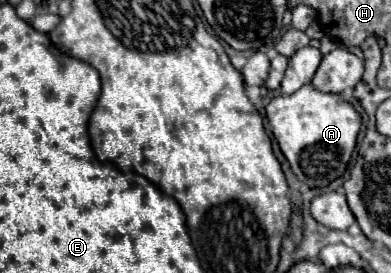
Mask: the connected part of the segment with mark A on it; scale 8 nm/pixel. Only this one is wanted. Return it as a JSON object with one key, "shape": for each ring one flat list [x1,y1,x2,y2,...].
{"shape":[[306,84,290,96,282,94,272,98,266,106,266,116,282,154,300,182,310,188,324,188,344,176,356,148,362,118,340,94,320,92,312,84]]}

